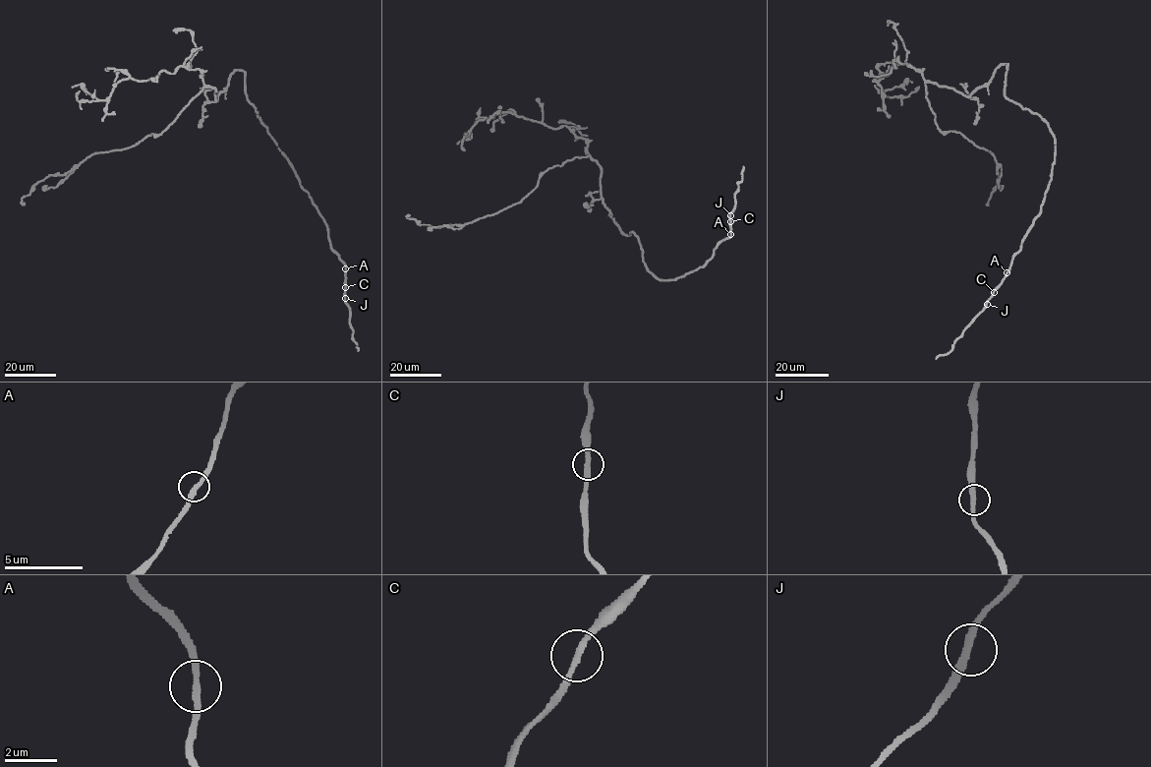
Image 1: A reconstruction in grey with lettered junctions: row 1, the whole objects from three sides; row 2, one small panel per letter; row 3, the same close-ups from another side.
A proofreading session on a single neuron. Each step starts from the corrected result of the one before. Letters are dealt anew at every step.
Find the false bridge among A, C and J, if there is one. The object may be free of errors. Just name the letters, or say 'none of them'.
none of them

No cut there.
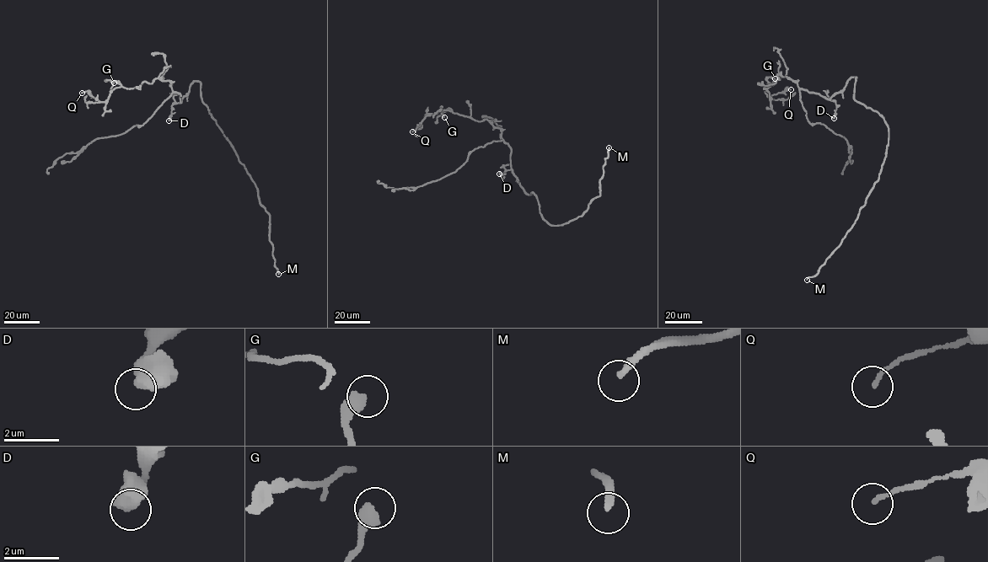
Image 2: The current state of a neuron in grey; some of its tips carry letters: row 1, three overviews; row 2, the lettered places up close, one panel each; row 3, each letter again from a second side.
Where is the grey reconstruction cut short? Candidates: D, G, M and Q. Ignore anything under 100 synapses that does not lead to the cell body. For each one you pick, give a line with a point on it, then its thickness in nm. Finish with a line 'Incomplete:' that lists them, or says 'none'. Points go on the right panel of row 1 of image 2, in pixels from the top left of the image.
M: (807, 280) | 240 nm
Incomplete: M

